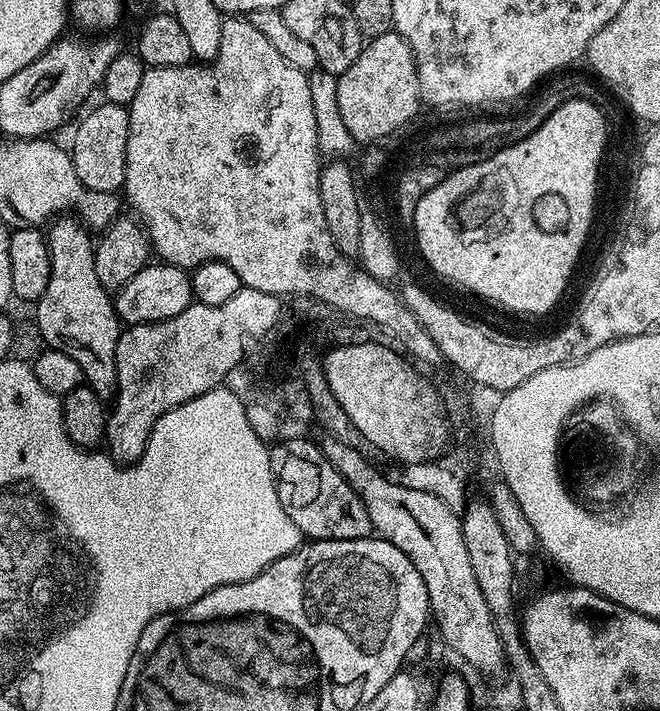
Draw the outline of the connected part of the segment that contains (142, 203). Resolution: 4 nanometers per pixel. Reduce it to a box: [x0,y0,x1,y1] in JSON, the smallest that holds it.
[122,18,442,365]

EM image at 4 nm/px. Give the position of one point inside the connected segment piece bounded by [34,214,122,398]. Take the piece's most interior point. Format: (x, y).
(76, 314)

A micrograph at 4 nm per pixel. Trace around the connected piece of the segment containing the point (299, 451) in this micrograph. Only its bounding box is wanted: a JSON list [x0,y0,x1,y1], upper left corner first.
[271,440,373,540]

